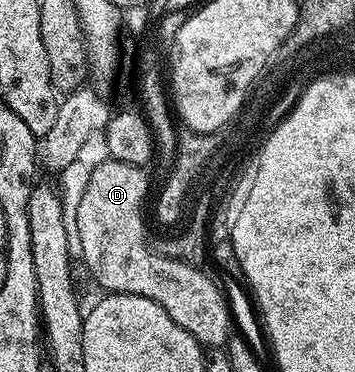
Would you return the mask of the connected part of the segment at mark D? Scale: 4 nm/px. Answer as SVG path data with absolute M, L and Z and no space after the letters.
M105 160L90 174L90 179L86 182L86 187L80 190L80 204L78 205L78 215L76 216L76 224L78 225L78 233L76 235L76 246L82 249L82 262L90 269L90 274L103 286L103 291L111 294L135 294L136 296L144 296L148 300L152 300L156 304L160 304L160 308L164 308L164 312L168 312L168 316L172 320L176 320L176 324L180 324L180 328L184 328L184 332L188 332L197 341L199 346L203 348L222 348L229 343L232 337L232 319L230 316L230 303L227 302L225 293L217 281L214 282L205 274L205 269L195 268L188 265L187 262L178 262L175 258L165 258L164 255L150 250L146 247L146 242L142 239L142 201L146 198L146 170L140 166L132 164L124 164L123 162L115 162L113 160Z

